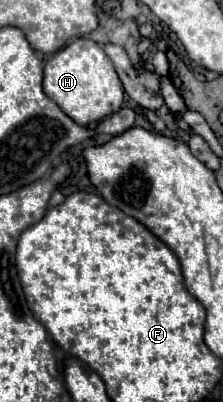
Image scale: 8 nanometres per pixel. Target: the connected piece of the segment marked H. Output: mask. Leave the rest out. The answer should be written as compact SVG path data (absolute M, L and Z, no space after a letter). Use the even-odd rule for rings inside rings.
M75 39L57 53L53 53L45 63L43 91L53 99L65 115L69 115L79 125L99 123L111 113L119 111L123 105L123 85L113 69L113 63L105 55L103 47L91 39Z

